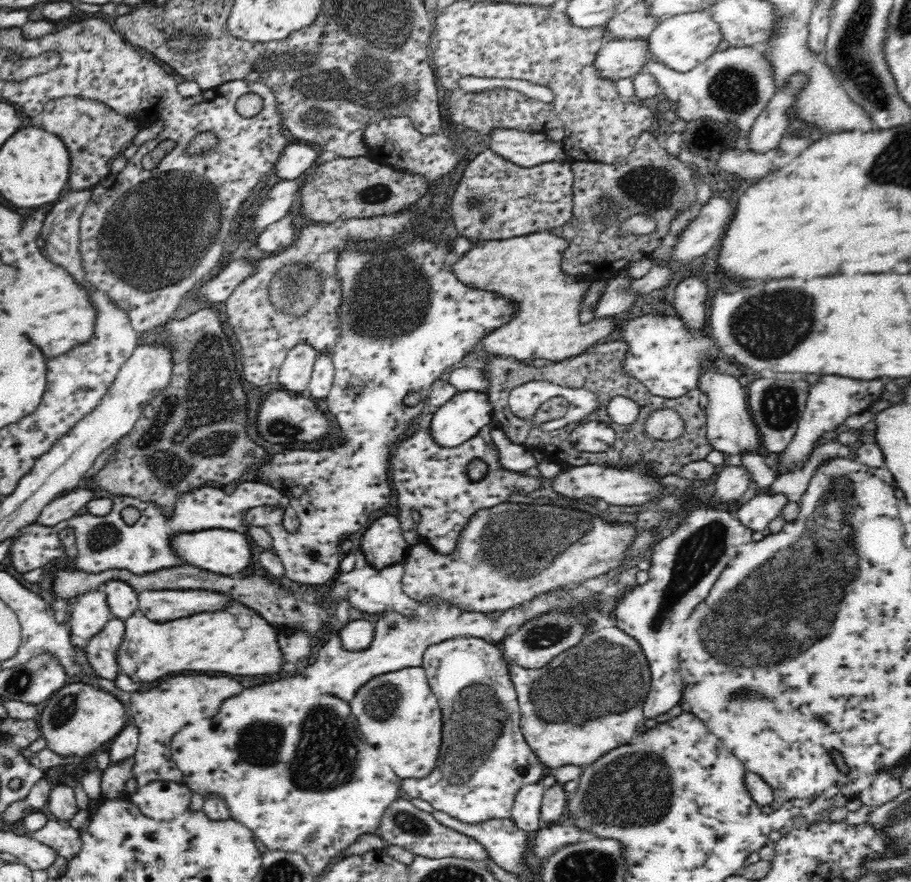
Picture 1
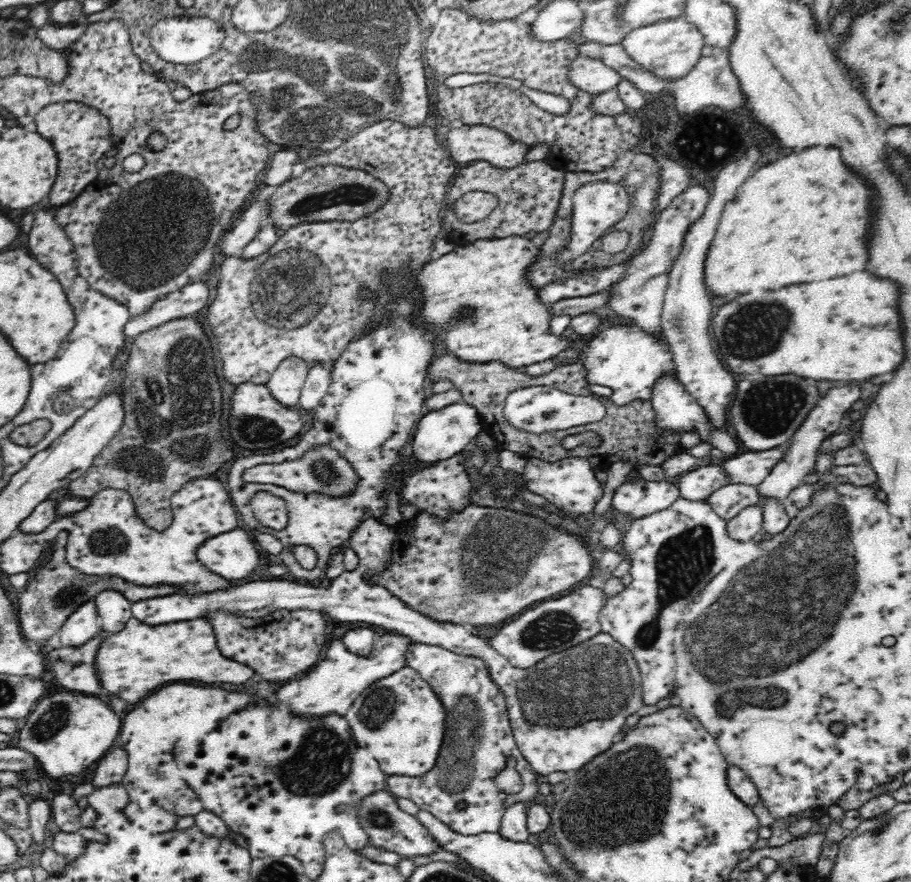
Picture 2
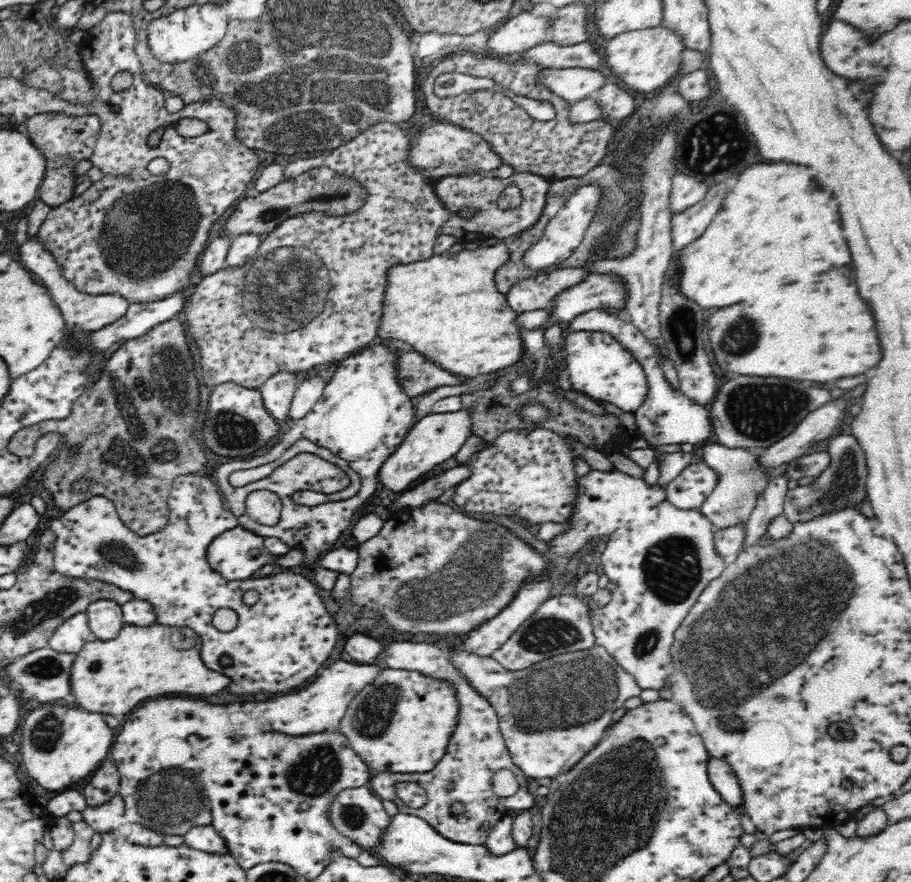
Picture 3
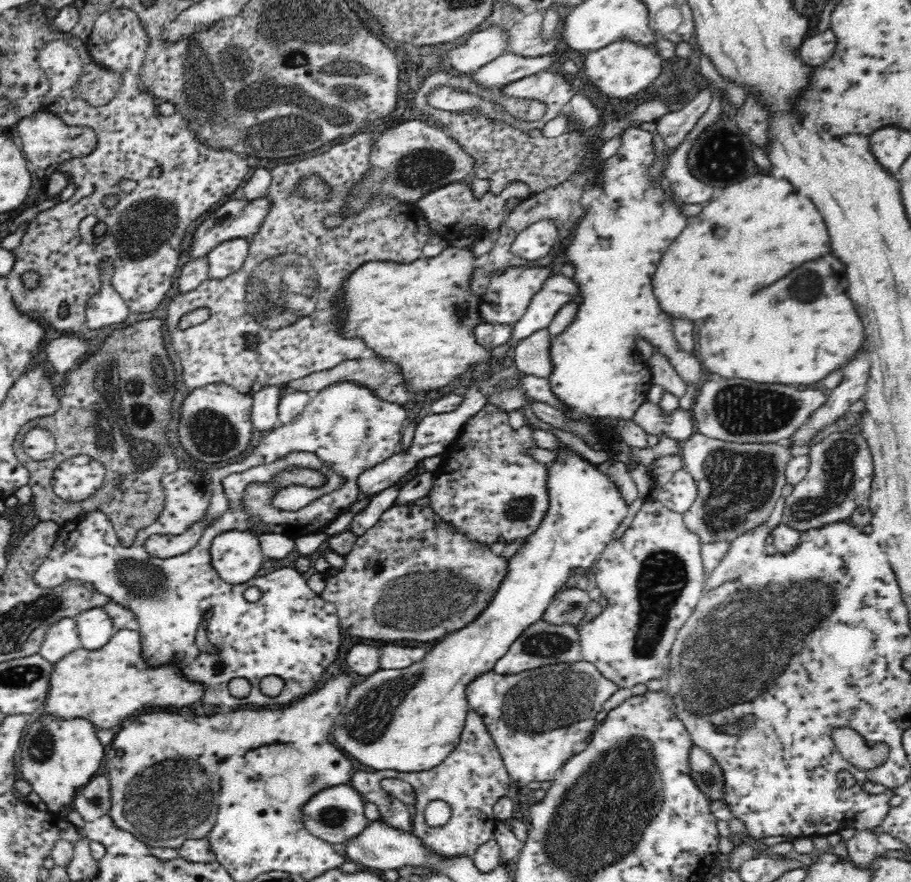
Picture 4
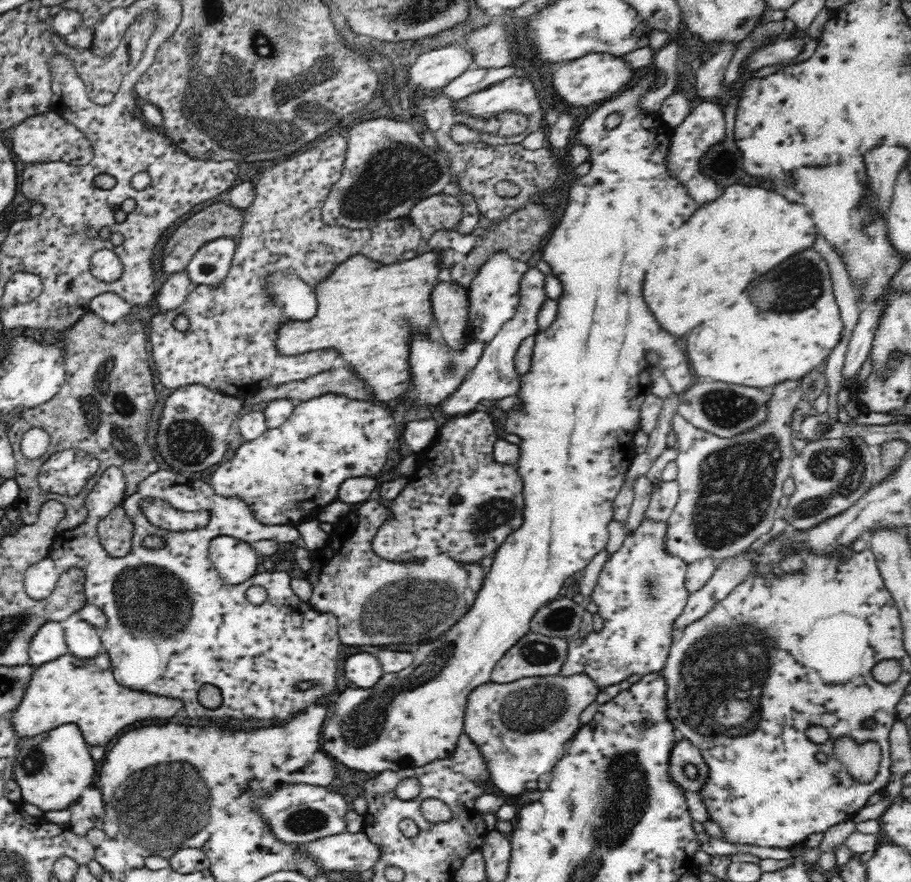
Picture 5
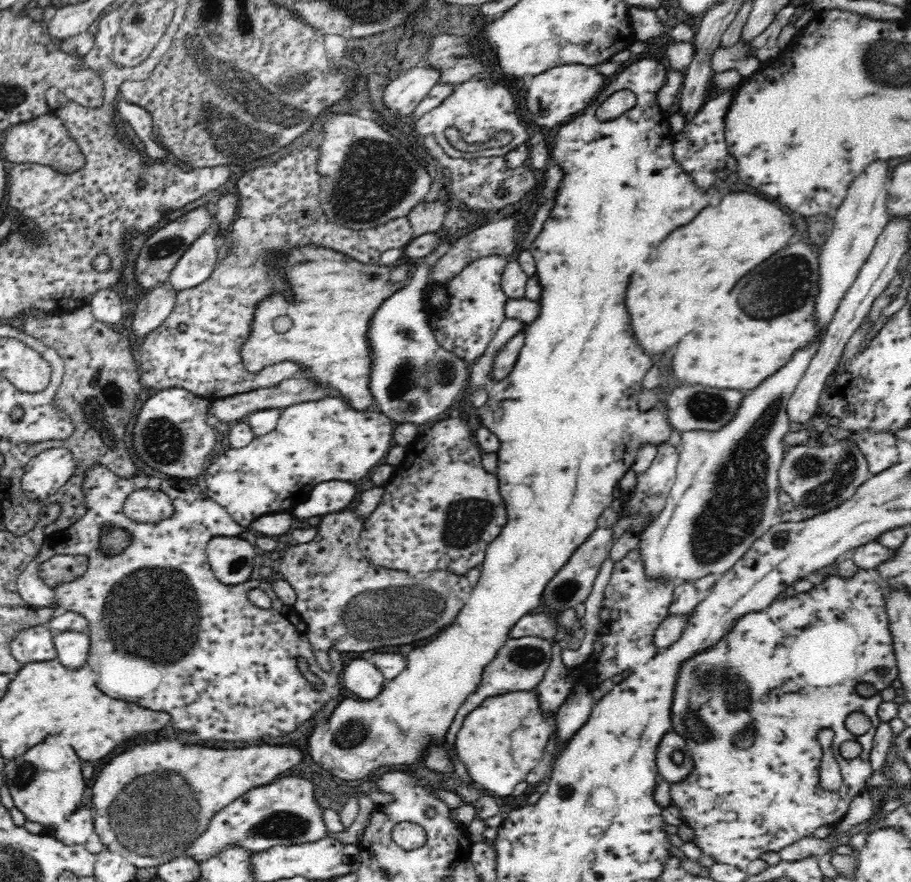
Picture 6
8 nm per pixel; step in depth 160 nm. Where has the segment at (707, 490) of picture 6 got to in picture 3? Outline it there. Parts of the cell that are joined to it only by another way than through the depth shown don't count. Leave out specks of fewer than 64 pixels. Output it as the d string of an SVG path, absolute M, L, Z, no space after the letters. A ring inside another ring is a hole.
M716 440L702 446L703 462L714 467L720 473L720 483L701 506L701 511L714 523L716 529L726 528L737 522L746 522L751 515L758 494L768 486L768 478L774 472L765 472L758 465L758 451L748 449L732 449L720 445Z

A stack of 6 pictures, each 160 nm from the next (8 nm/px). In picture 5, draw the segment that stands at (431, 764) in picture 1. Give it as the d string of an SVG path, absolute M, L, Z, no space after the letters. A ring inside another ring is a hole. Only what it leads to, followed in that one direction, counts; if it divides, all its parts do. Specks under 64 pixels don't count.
M654 72L644 74L630 89L612 99L601 102L601 105L585 118L572 139L571 145L584 144L584 146L588 147L590 151L588 159L592 161L592 168L590 168L588 174L574 180L569 189L568 204L564 214L558 220L558 226L550 234L550 240L548 240L540 254L540 258L549 264L552 274L562 284L562 294L557 299L558 316L556 316L554 324L548 330L542 330L536 334L532 370L528 374L522 375L522 390L516 394L518 397L522 397L524 410L522 412L512 410L505 412L507 417L504 431L508 434L517 435L522 439L522 443L519 445L520 458L515 466L518 467L520 474L523 475L525 483L526 508L524 508L524 524L520 530L512 533L507 538L507 541L496 550L493 555L492 567L488 572L488 578L484 578L483 588L479 592L479 597L476 598L472 608L468 610L462 620L456 622L447 633L441 634L432 641L420 644L418 649L412 653L414 655L413 661L400 672L384 672L372 686L366 688L354 688L353 686L353 688L346 688L338 698L333 697L334 702L331 703L330 715L324 720L321 746L324 751L327 751L338 762L342 762L344 766L358 768L358 770L364 770L364 772L372 772L370 775L373 775L384 771L396 772L402 769L422 768L422 766L426 766L432 761L439 761L452 756L459 736L464 731L466 705L472 690L478 685L490 681L496 663L520 638L530 632L532 618L535 617L538 610L553 601L554 598L558 598L558 594L564 588L566 580L575 572L584 570L592 558L597 556L601 550L604 550L606 544L608 544L608 524L615 518L616 498L624 484L623 480L628 467L636 456L632 446L633 436L634 432L636 432L636 426L640 422L640 406L644 402L644 396L649 392L651 384L651 365L647 363L645 358L646 352L653 350L658 354L658 365L674 391L682 393L694 384L695 372L692 370L692 366L688 364L688 355L682 348L678 348L676 338L672 334L668 334L668 330L664 329L660 321L656 320L656 315L652 314L652 309L648 307L642 290L644 288L644 278L650 277L652 266L656 266L656 258L660 258L660 254L666 252L666 248L670 246L676 230L680 230L680 226L688 222L692 218L692 214L701 206L693 198L690 198L682 183L678 182L665 167L667 150L670 146L674 128L660 114L642 114L642 111L640 111L640 98L642 94L650 91L650 87L655 80ZM610 114L619 114L621 117L620 124L614 129L607 129L604 125L604 120Z

